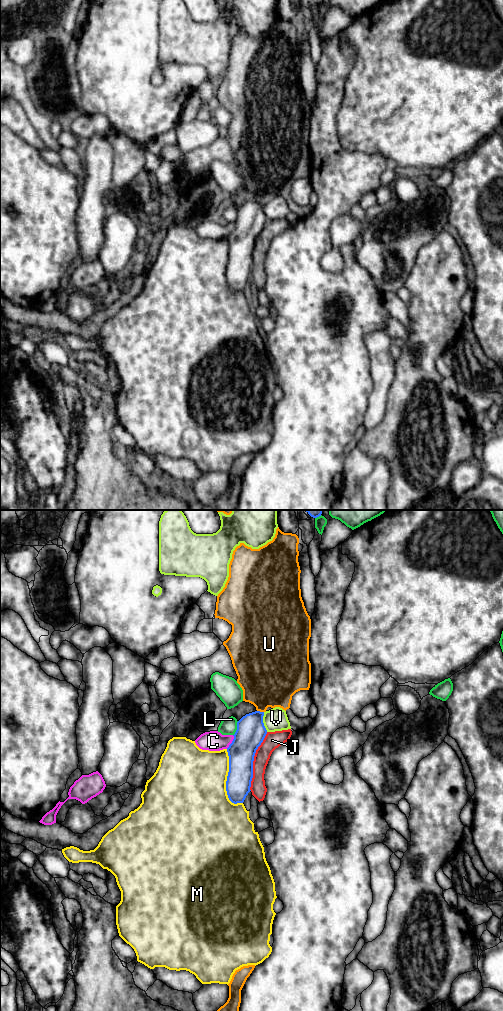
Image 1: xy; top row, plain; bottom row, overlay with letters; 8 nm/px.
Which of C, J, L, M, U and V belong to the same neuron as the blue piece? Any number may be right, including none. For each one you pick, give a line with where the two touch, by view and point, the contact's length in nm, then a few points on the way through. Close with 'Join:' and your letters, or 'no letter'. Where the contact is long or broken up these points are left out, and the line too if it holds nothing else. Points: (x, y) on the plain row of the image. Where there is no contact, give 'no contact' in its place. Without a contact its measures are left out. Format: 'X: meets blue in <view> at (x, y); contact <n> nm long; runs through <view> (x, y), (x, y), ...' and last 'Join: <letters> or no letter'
Join: no letter

